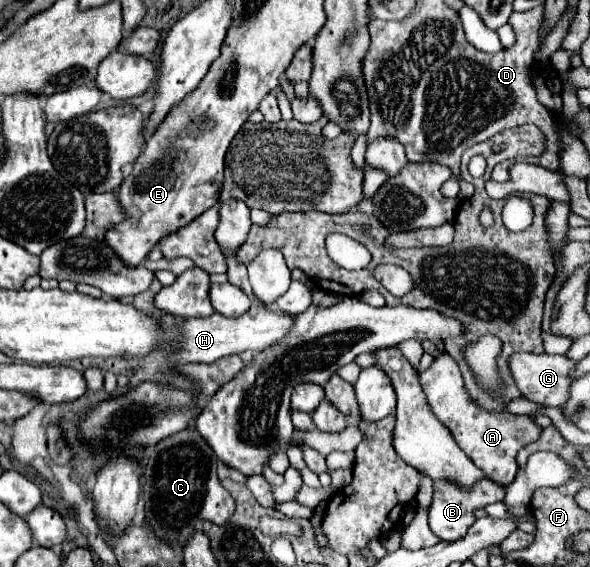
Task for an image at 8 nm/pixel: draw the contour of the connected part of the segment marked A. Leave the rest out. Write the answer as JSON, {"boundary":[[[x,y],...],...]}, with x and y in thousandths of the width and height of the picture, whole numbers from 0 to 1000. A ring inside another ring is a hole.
{"boundary":[[[758,621],[741,628],[737,638],[720,656],[710,660],[710,674],[724,698],[731,727],[764,762],[775,787],[792,801],[792,808],[798,808],[798,815],[842,854],[853,854],[853,857],[866,854],[866,847],[873,843],[880,829],[873,815],[876,797],[890,783],[907,780],[917,765],[917,755],[903,748],[903,737],[873,734],[873,730],[863,730],[859,723],[822,723],[812,713],[805,713],[788,691],[785,663],[775,638]]]}

